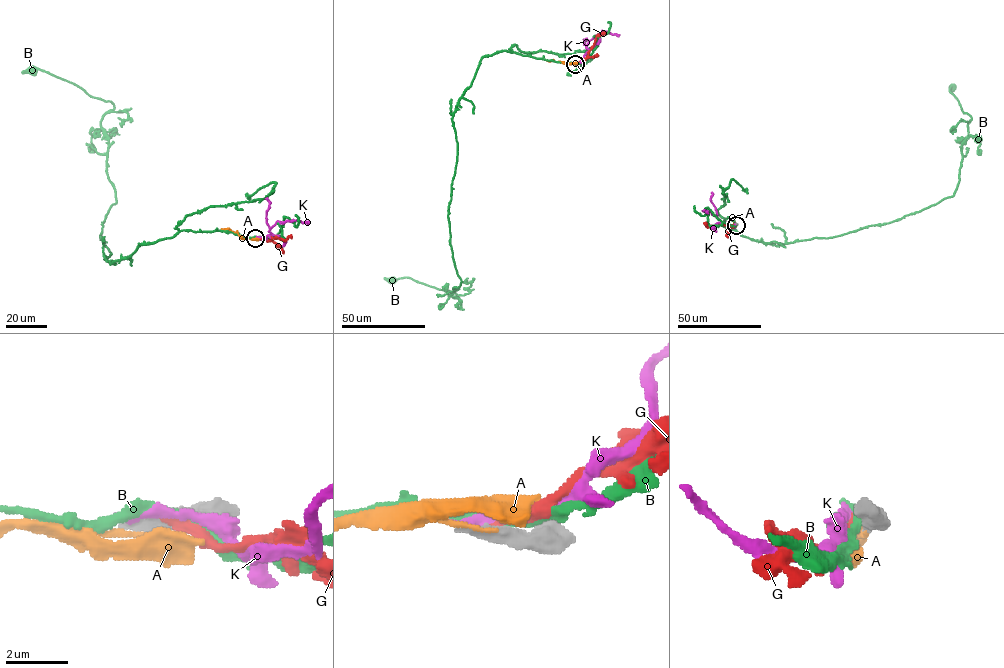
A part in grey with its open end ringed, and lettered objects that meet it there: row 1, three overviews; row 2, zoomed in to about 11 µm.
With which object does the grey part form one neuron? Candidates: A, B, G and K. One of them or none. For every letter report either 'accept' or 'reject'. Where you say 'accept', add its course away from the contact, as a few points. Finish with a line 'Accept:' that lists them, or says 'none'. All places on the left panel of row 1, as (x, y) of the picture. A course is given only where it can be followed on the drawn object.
A: accept | via (255, 238), (243, 238), (236, 232), (221, 229)
B: reject
G: reject
K: reject
Accept: A

